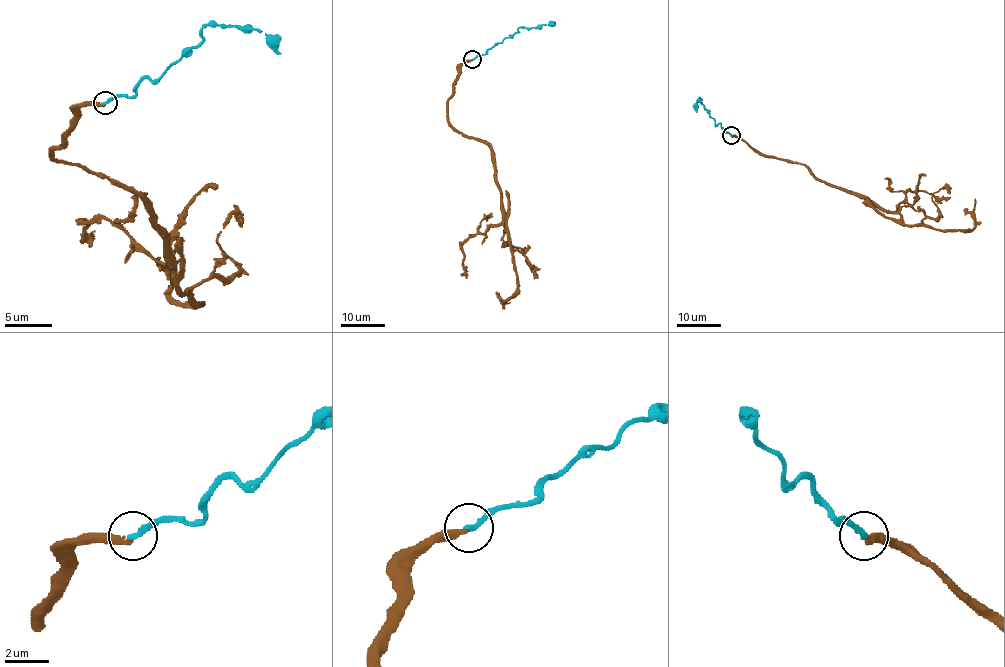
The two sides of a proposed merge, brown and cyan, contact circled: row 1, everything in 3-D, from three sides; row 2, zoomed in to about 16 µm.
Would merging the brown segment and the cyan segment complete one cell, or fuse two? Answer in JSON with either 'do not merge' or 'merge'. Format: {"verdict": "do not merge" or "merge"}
{"verdict": "do not merge"}

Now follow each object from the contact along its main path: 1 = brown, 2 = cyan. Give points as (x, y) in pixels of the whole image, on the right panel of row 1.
1: (732, 136), (762, 153), (805, 165), (821, 182), (867, 196), (896, 212), (907, 225), (970, 230), (975, 198)
2: (731, 136), (720, 123), (717, 125), (700, 99), (697, 100), (697, 112)

